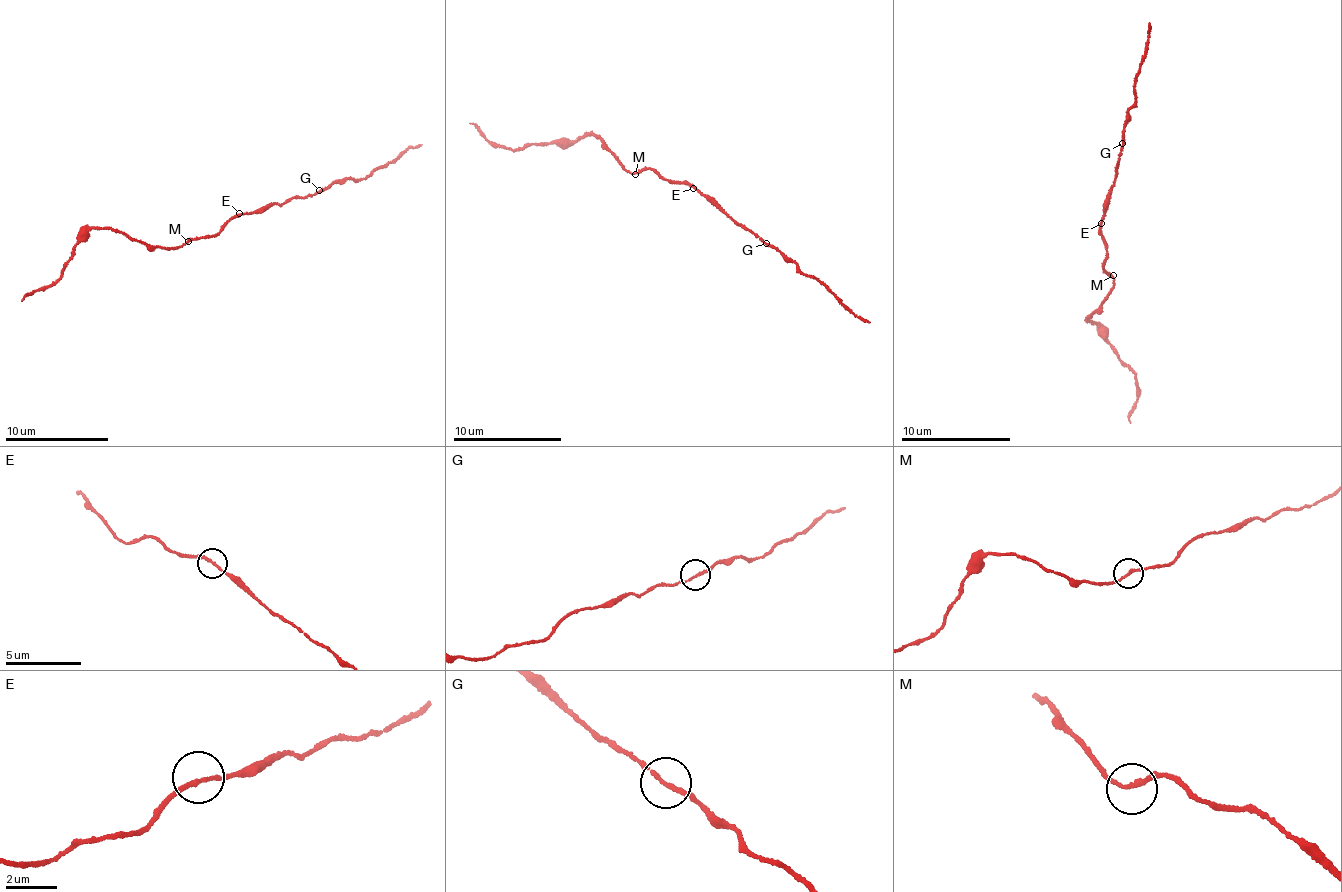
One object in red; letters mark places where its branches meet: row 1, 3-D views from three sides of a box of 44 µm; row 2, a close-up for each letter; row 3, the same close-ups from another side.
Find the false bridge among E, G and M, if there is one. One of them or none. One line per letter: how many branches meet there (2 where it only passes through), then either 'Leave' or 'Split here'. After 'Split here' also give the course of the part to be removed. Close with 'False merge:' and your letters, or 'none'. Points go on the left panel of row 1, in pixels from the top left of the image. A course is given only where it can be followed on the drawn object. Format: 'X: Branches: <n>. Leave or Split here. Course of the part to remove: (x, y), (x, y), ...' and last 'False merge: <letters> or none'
E: Branches: 2. Leave
G: Branches: 2. Leave
M: Branches: 2. Leave
False merge: none

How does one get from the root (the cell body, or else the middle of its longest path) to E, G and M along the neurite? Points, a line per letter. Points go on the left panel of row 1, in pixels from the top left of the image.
E: (215, 234), (239, 213)
G: (215, 234), (230, 220), (242, 213), (255, 214), (276, 203), (283, 204), (319, 190)
M: (215, 234), (188, 241)

